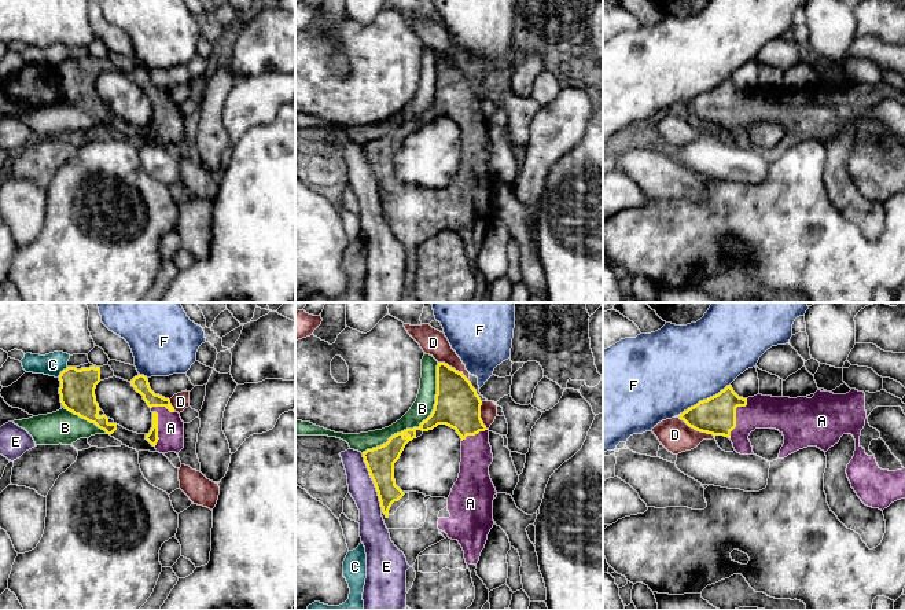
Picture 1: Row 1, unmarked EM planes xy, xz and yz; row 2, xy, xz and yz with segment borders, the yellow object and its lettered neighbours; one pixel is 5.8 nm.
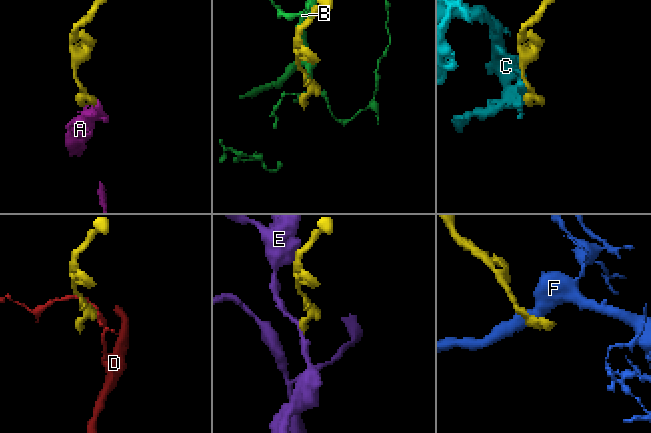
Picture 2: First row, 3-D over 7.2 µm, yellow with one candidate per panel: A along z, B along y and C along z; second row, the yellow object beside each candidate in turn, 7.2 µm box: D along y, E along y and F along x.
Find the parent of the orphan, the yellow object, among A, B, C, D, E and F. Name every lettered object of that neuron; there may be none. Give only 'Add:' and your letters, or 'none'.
Add: A

